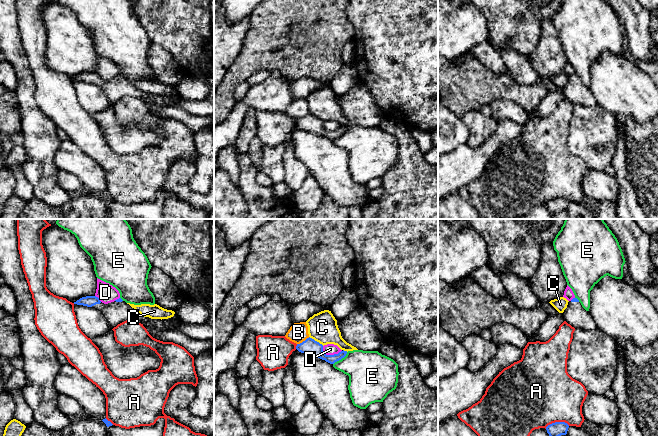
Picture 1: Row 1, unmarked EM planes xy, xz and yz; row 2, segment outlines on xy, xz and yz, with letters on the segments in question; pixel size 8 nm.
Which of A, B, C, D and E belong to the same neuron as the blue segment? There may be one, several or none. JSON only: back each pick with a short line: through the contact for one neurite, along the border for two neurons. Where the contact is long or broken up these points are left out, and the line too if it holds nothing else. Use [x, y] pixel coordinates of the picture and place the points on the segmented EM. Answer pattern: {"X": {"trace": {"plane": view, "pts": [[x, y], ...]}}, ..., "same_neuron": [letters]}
{"same_neuron": []}

